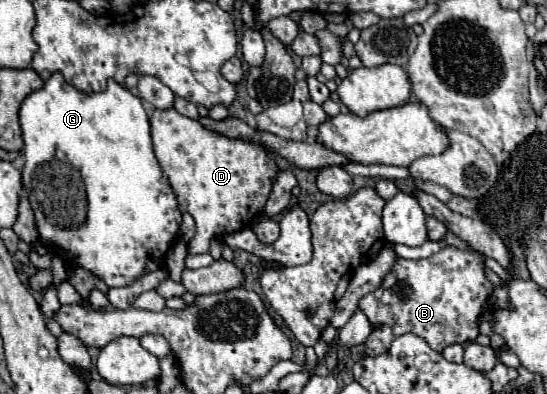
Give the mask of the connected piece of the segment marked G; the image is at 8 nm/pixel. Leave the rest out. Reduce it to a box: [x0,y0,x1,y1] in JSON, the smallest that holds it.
[20,73,182,287]

